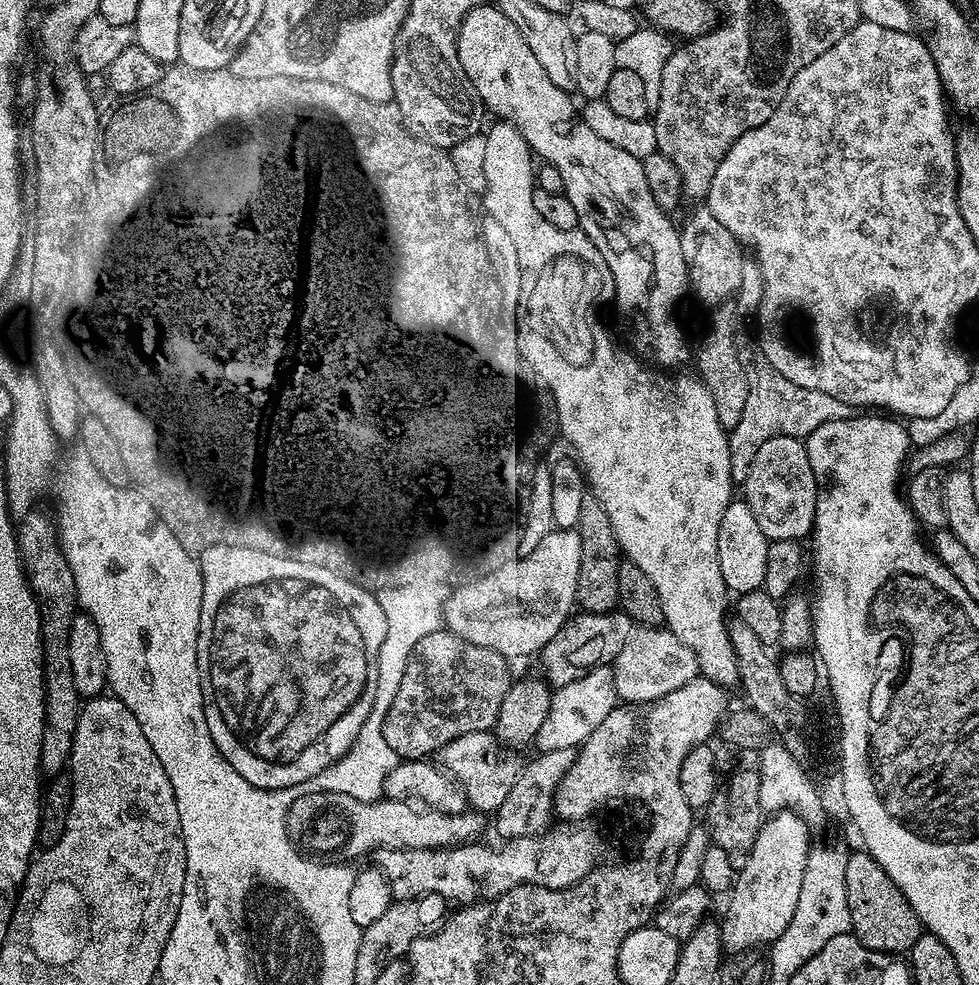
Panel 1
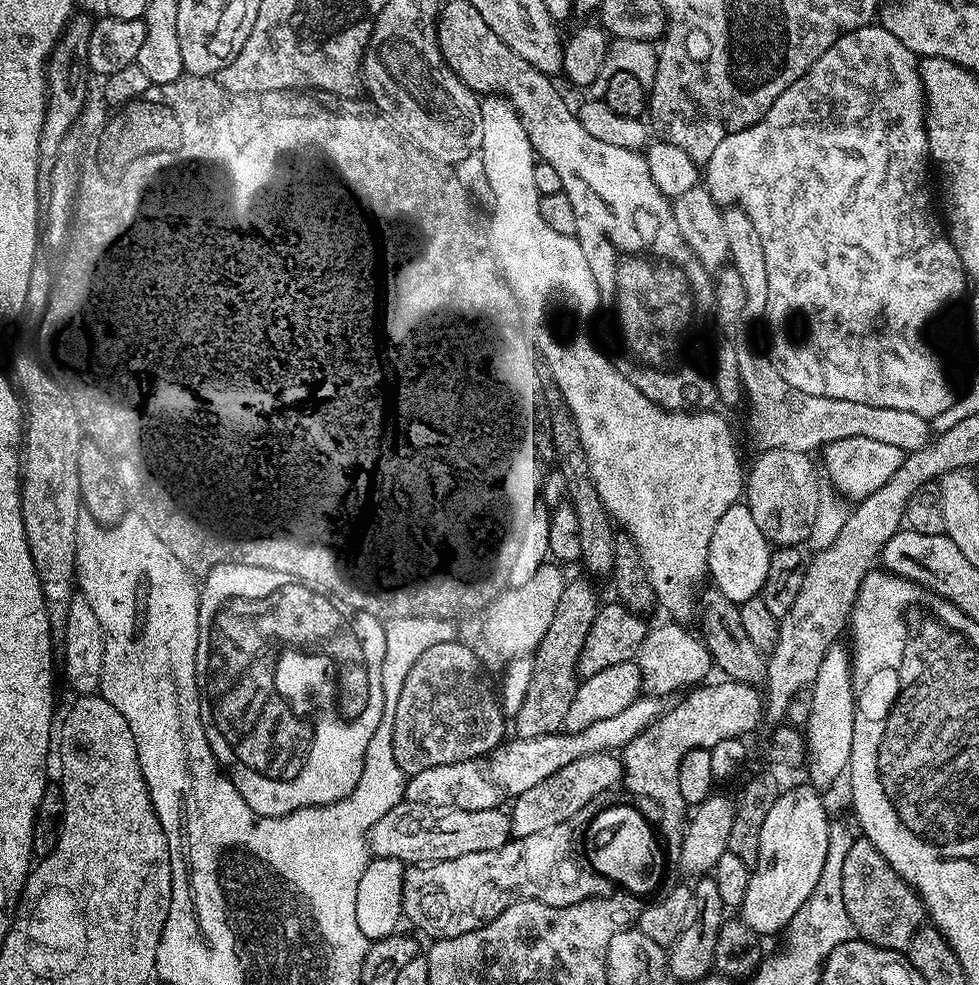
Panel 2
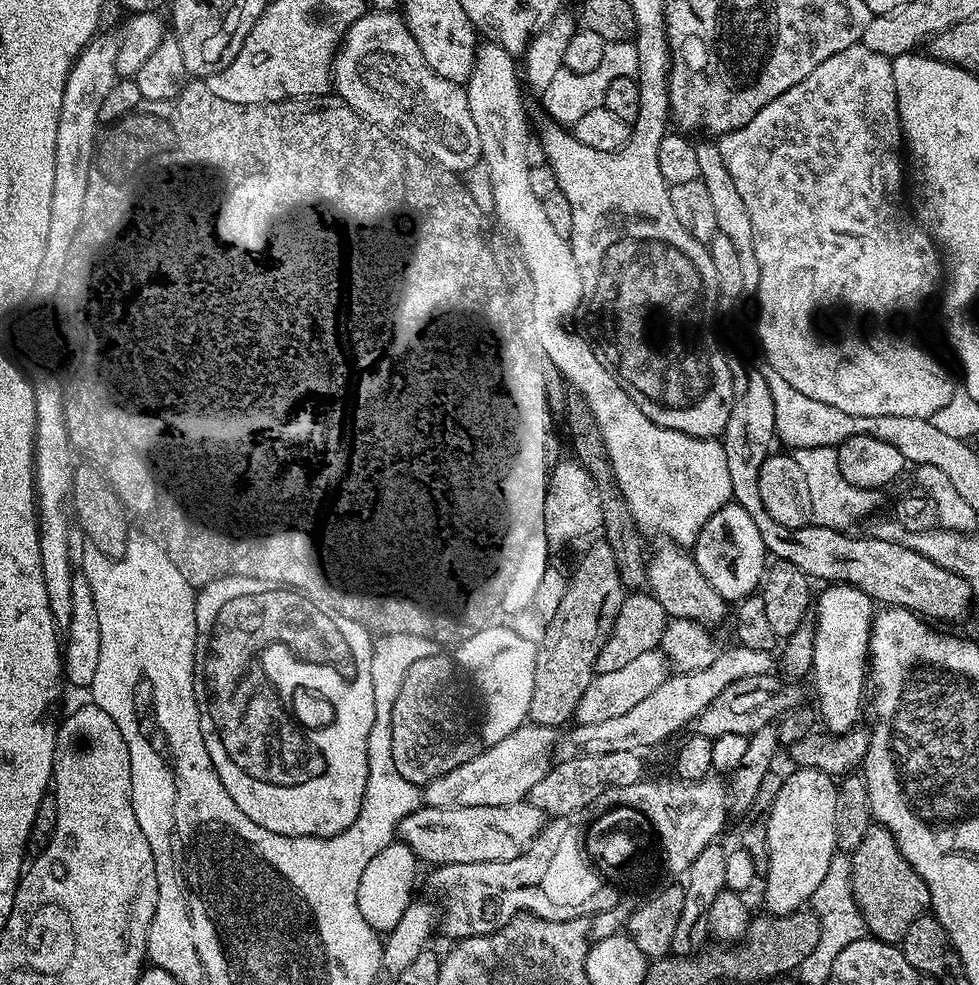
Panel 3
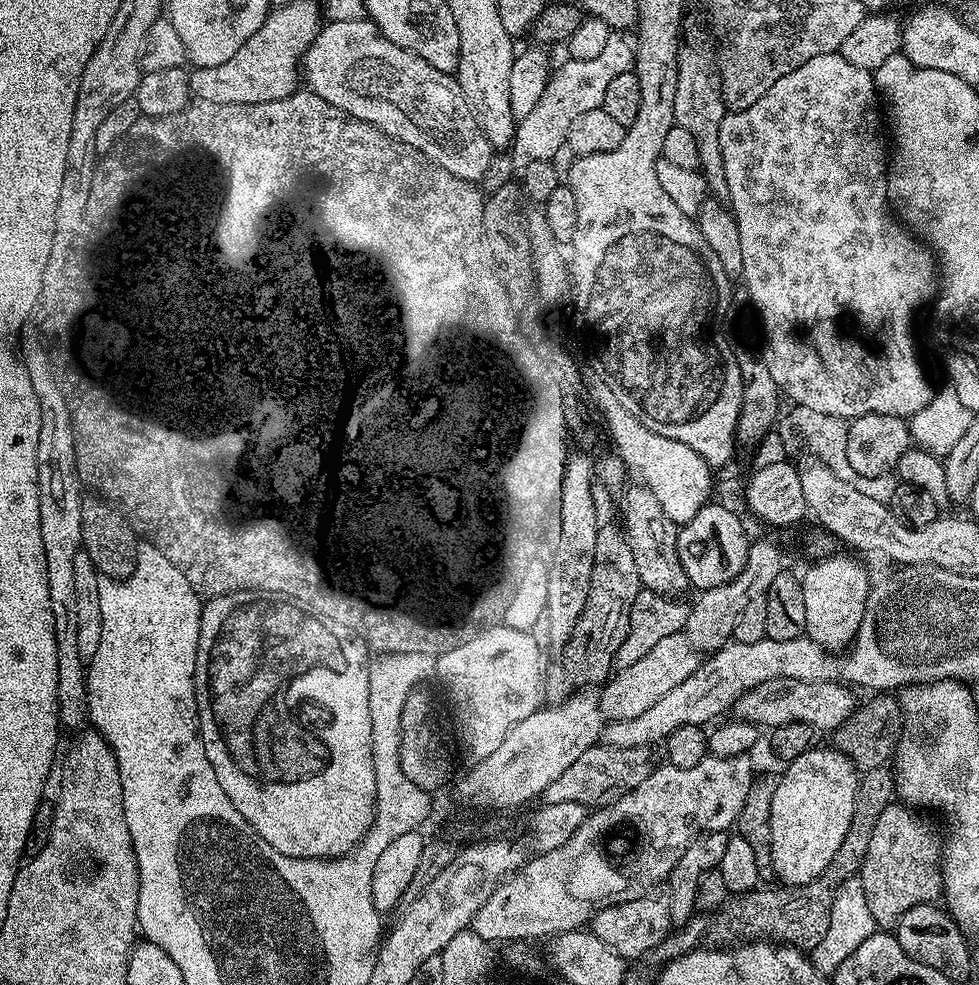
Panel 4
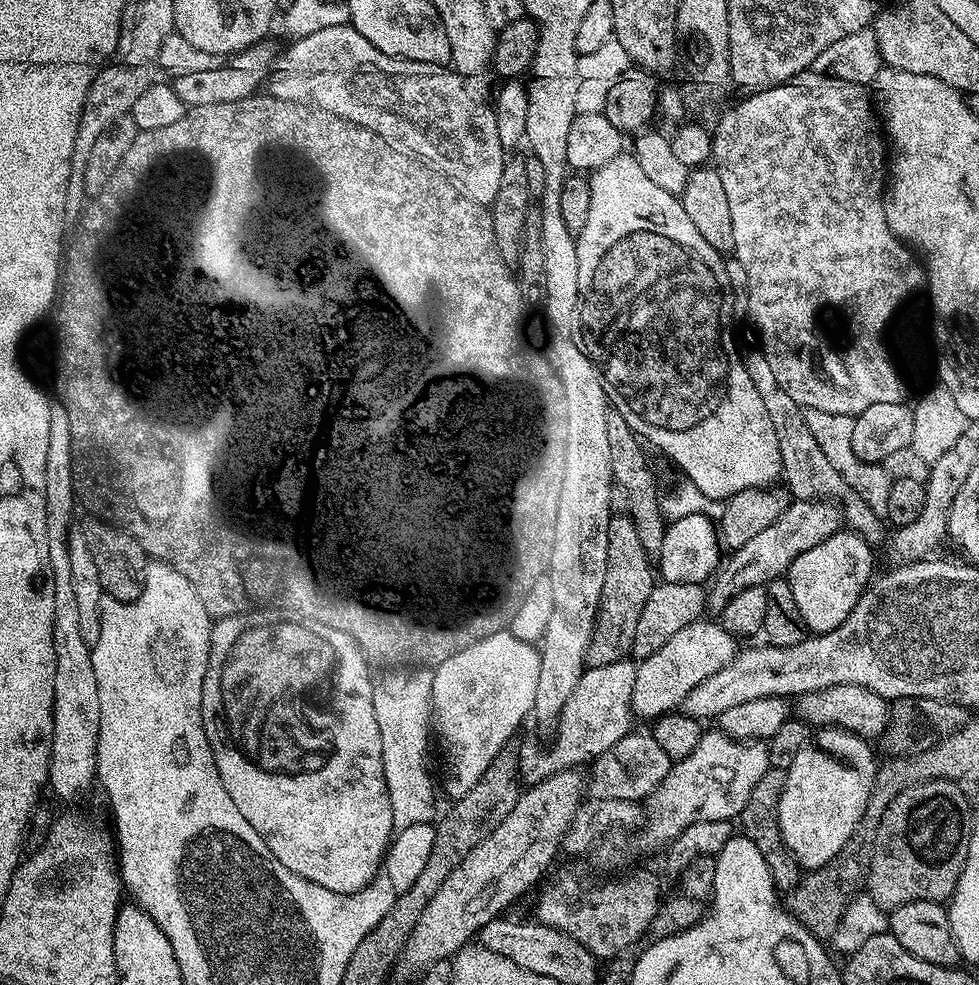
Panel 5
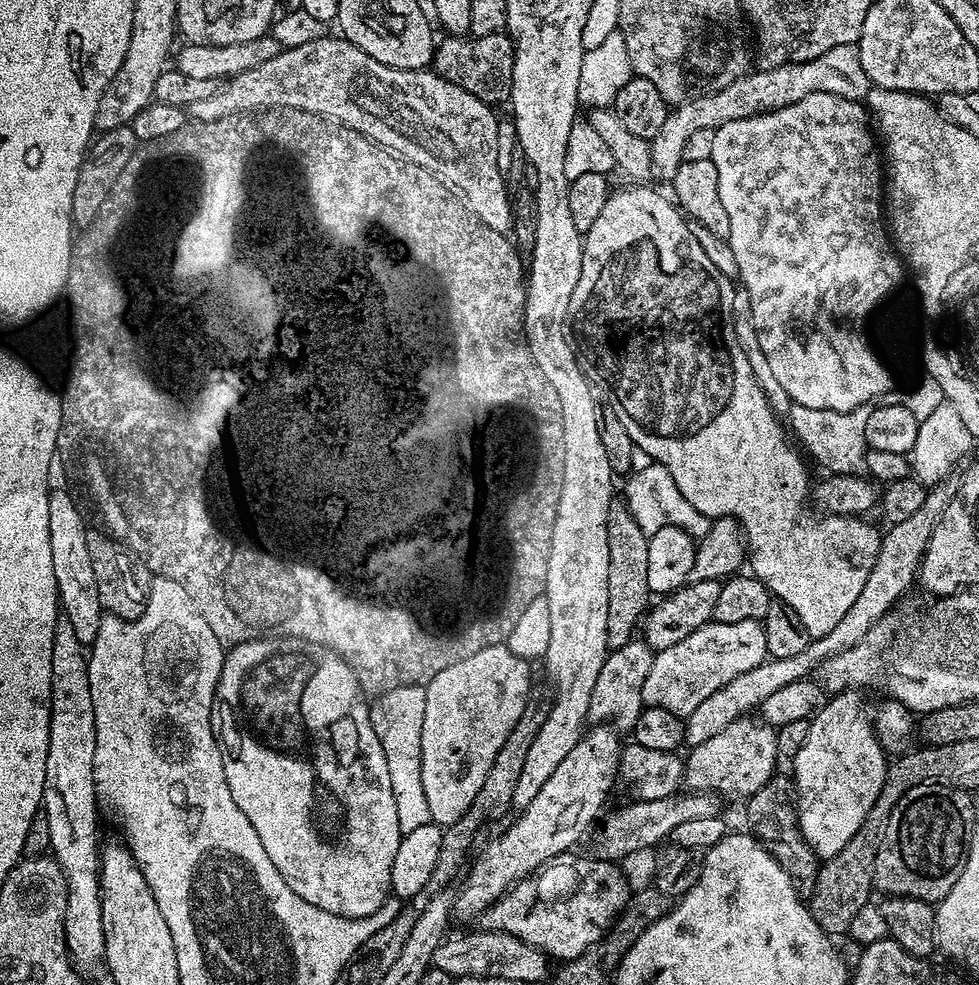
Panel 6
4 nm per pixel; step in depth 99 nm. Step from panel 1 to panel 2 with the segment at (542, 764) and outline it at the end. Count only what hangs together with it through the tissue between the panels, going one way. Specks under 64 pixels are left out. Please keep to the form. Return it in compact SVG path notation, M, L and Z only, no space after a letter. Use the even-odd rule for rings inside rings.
M610 752L586 754L584 758L577 758L568 766L562 766L557 772L550 774L550 778L542 778L538 786L530 786L526 794L517 796L511 801L513 837L537 834L538 831L547 830L557 826L558 822L573 817L590 798L596 797L597 793L617 787L621 783L623 774L621 757Z

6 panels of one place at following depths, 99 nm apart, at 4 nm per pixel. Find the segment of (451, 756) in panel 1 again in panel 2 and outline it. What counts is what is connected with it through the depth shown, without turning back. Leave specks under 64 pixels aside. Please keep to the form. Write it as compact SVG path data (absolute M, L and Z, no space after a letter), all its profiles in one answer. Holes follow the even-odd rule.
M641 694L637 696L634 702L630 702L630 706L626 706L626 710L622 710L622 714L613 714L610 718L593 722L592 725L586 726L586 730L578 730L577 732L561 730L554 734L542 734L542 738L516 736L515 738L505 739L504 743L499 744L497 748L493 748L487 757L487 775L497 788L505 793L508 791L509 797L515 798L526 794L526 790L530 790L530 786L538 786L538 782L542 782L542 778L550 778L550 774L554 774L562 766L568 766L570 762L574 762L577 758L584 758L586 754L598 754L599 752L615 753L617 750L623 749L624 745L629 744L646 726L650 726L660 717L662 711L662 705L660 704L661 701L657 697Z

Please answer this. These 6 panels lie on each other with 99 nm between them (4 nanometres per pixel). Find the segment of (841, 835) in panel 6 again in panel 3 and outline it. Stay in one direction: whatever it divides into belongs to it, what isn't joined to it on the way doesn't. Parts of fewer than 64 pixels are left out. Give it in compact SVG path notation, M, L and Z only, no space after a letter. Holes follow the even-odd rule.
M796 768L792 770L789 776L785 775L780 781L780 789L772 803L772 809L768 815L768 872L762 878L764 884L764 904L769 908L772 916L789 916L792 912L801 911L811 901L814 890L818 890L818 886L825 876L826 870L830 870L830 862L832 857L837 855L836 846L836 789L837 781L829 776L827 772L822 770L814 770L813 768Z

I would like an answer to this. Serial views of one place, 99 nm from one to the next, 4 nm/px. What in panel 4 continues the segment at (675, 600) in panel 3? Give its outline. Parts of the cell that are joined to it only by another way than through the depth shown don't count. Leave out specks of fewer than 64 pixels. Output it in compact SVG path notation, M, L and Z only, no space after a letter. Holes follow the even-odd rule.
M632 486L623 493L624 520L622 527L628 537L628 545L634 553L634 563L638 566L641 585L663 596L679 597L679 592L689 591L690 585L682 563L678 558L678 525L666 518L666 510L658 503L658 498L649 488Z

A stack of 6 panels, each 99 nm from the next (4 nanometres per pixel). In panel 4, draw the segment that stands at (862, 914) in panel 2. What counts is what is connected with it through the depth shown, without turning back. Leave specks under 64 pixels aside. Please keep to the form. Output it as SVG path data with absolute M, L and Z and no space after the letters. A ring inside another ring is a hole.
M893 802L878 814L878 823L874 826L874 834L870 834L870 846L866 850L866 858L859 870L862 890L866 890L866 906L870 906L870 914L874 914L874 922L884 930L895 929L896 923L906 914L906 910L914 910L914 906L935 904L941 899L944 890L944 873L942 871L942 840L932 833L928 824L923 824L911 807L900 802Z

